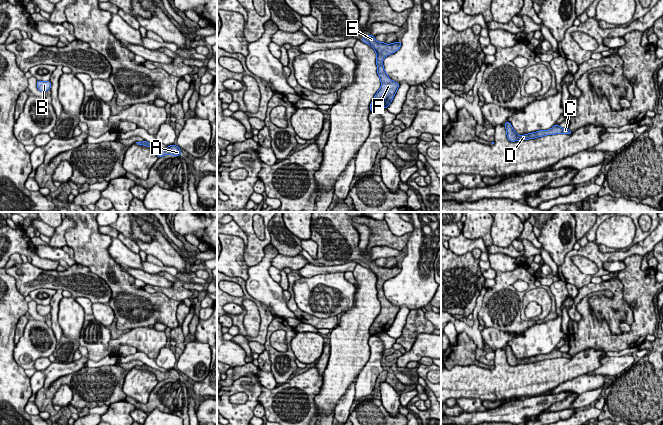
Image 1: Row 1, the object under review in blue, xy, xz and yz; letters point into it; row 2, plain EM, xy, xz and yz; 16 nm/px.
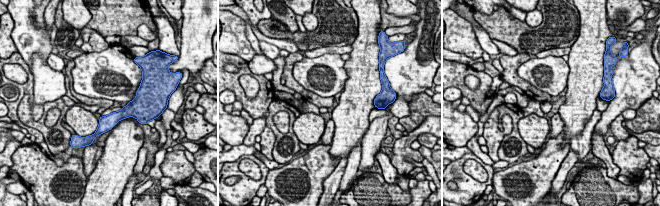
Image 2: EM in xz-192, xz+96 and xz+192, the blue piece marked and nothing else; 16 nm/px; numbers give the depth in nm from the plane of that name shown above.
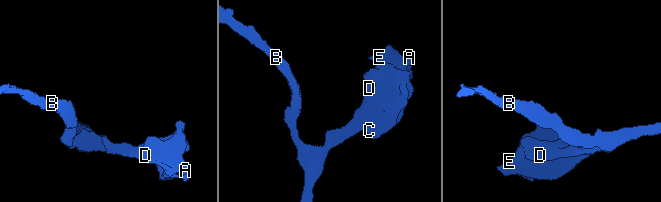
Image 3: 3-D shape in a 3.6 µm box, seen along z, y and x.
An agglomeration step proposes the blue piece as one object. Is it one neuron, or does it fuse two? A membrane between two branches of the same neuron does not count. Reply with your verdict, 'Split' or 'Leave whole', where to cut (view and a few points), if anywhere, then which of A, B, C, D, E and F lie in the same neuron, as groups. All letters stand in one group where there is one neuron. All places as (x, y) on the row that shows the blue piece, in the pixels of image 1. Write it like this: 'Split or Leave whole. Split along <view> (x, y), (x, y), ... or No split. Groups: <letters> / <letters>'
Leave whole. No split. Groups: A B C D E F

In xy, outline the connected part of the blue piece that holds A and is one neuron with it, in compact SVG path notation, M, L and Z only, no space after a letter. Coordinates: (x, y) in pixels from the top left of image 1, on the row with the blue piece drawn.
M147 141L136 142L136 143L138 145L148 146L148 147L152 148L156 152L156 154L159 158L163 157L165 155L168 155L168 154L172 154L173 156L176 156L176 157L181 155L180 148L178 146L175 146L174 144L169 145L166 149L163 149L163 148L156 146L154 144L151 144Z

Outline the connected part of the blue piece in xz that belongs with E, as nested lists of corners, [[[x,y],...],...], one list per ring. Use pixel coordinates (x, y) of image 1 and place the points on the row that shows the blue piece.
[[[367,35],[361,39],[362,42],[369,44],[376,52],[377,59],[377,74],[381,81],[381,87],[375,94],[371,104],[370,111],[374,112],[379,108],[387,108],[393,100],[399,83],[392,81],[386,74],[383,66],[383,60],[387,55],[395,53],[400,49],[401,43],[397,41],[395,43],[386,44],[375,40],[375,36]]]

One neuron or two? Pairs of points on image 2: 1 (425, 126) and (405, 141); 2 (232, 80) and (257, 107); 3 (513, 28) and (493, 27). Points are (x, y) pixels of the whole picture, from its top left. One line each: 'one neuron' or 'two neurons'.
1: one neuron
2: one neuron
3: one neuron

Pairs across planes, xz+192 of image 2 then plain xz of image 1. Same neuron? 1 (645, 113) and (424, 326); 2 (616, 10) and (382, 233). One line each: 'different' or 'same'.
1: same
2: different

